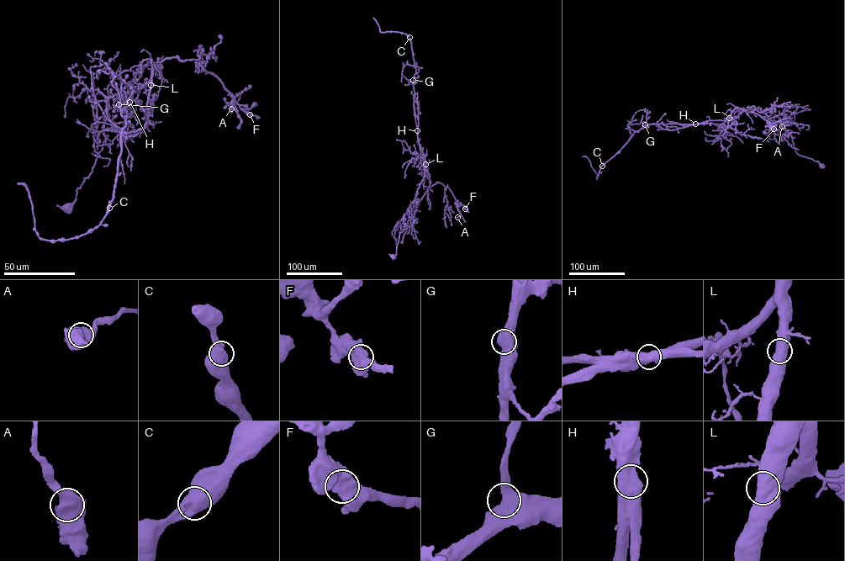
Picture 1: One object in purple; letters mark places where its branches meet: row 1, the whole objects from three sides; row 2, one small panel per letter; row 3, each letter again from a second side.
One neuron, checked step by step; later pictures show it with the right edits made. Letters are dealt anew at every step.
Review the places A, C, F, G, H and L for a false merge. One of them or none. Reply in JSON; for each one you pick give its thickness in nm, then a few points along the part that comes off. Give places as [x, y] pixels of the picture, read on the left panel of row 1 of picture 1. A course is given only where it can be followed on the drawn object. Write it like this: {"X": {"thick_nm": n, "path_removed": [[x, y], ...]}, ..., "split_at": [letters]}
{"H": {"thick_nm": 800, "path_removed": [[129, 102], [118, 100], [121, 155], [113, 200], [97, 225], [66, 239], [39, 238], [29, 193], [18, 183]]}, "split_at": ["H"]}

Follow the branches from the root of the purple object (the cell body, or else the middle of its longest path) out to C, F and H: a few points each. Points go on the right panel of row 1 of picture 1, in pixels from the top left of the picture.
C: (821, 165), (797, 154), (783, 121), (771, 112), (736, 108), (726, 121), (645, 125), (602, 166)
F: (821, 165), (797, 154), (792, 136), (780, 118), (771, 112), (747, 107), (754, 106), (752, 112), (773, 129)
H: (821, 165), (797, 154), (783, 121), (770, 112), (736, 108), (726, 121), (710, 120), (695, 124)

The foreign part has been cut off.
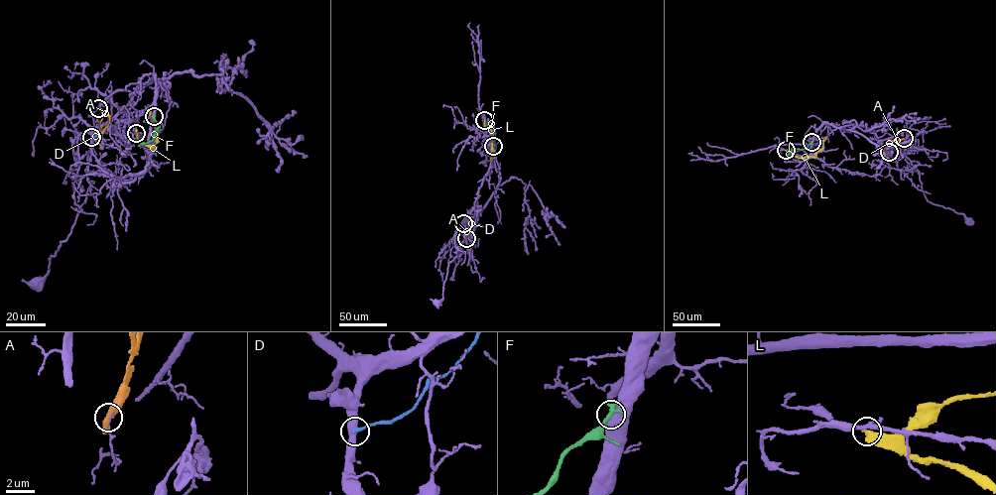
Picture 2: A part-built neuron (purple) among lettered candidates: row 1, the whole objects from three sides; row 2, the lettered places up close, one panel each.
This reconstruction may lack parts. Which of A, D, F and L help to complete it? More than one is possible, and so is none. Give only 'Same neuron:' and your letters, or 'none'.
Same neuron: none

